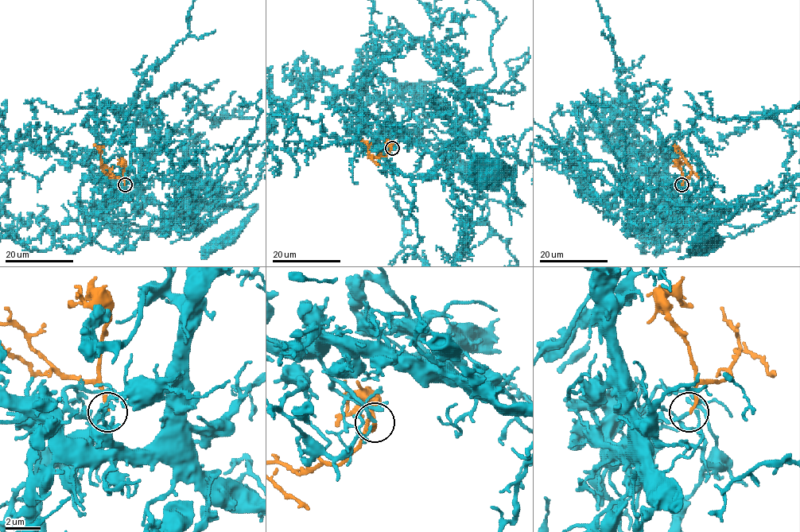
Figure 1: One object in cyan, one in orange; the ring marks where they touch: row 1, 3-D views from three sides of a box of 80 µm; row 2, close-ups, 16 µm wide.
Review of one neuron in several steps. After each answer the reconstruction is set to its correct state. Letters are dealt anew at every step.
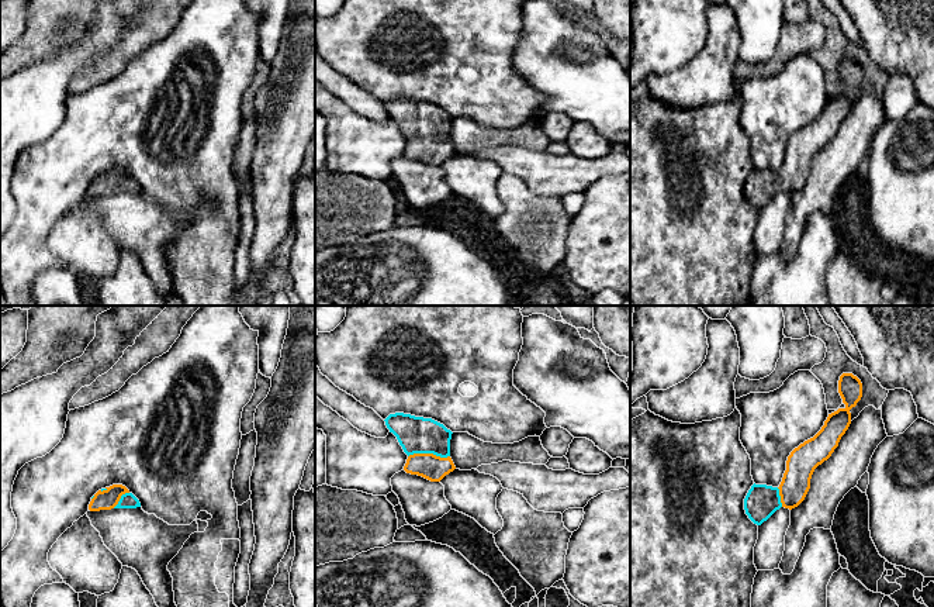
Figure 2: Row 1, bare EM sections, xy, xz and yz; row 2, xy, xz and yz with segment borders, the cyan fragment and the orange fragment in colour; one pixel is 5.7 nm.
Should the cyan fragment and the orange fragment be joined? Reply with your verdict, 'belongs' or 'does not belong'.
belongs

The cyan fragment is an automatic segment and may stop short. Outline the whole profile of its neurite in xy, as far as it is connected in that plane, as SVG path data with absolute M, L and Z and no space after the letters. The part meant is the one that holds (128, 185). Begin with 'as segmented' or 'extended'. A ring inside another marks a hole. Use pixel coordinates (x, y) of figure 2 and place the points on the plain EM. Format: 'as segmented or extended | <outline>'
extended | M113 169L98 175L89 189L90 196L136 192L141 192L139 184L122 169Z

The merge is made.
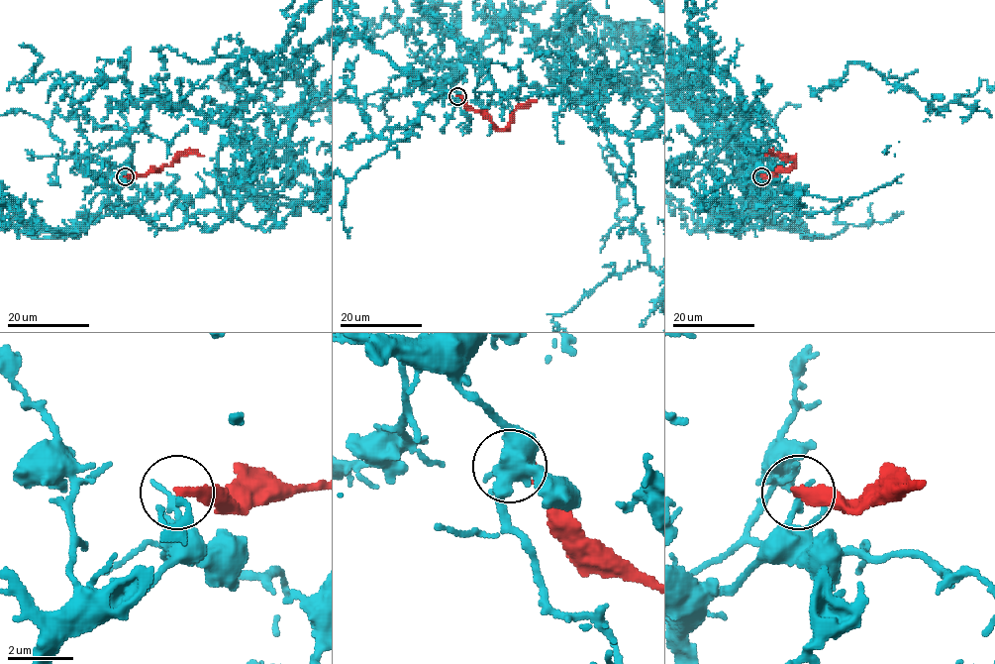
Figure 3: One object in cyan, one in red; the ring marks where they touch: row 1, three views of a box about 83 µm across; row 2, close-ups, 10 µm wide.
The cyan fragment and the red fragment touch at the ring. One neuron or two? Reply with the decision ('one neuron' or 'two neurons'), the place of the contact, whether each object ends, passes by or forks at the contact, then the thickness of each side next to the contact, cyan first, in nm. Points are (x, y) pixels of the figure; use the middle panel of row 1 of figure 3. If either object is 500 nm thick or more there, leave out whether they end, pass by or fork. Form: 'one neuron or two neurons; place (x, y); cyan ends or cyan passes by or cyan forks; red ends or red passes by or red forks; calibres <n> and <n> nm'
two neurons; place (457, 96); cyan ends; red ends; calibres 240 and 280 nm

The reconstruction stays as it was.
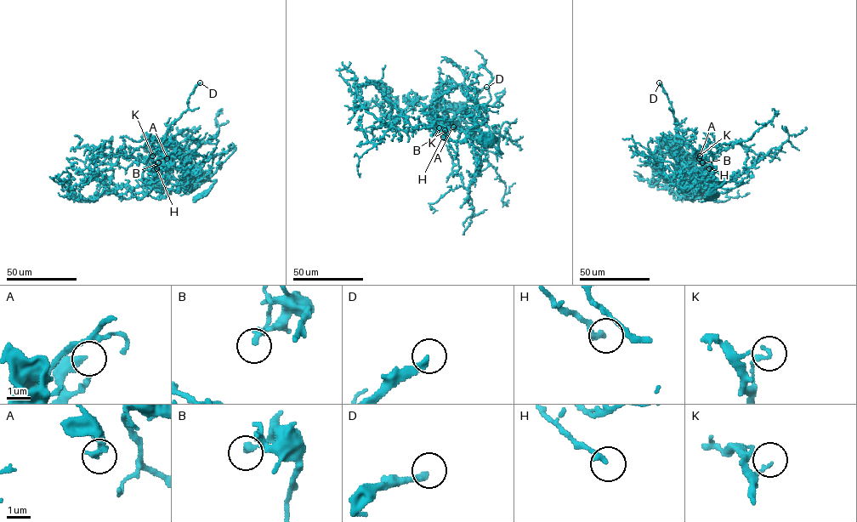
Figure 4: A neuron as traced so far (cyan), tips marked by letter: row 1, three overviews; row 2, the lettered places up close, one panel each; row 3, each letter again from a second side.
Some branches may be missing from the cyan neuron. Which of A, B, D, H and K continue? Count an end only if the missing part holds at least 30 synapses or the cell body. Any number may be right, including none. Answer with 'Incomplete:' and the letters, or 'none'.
Incomplete: A, D

